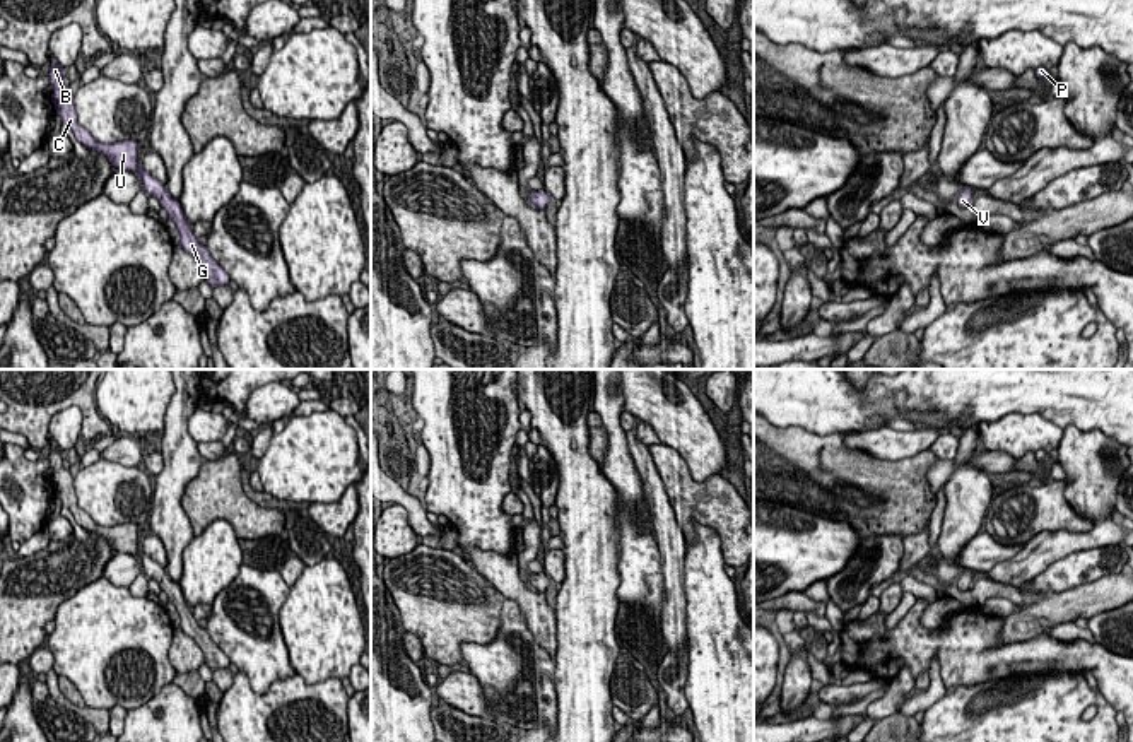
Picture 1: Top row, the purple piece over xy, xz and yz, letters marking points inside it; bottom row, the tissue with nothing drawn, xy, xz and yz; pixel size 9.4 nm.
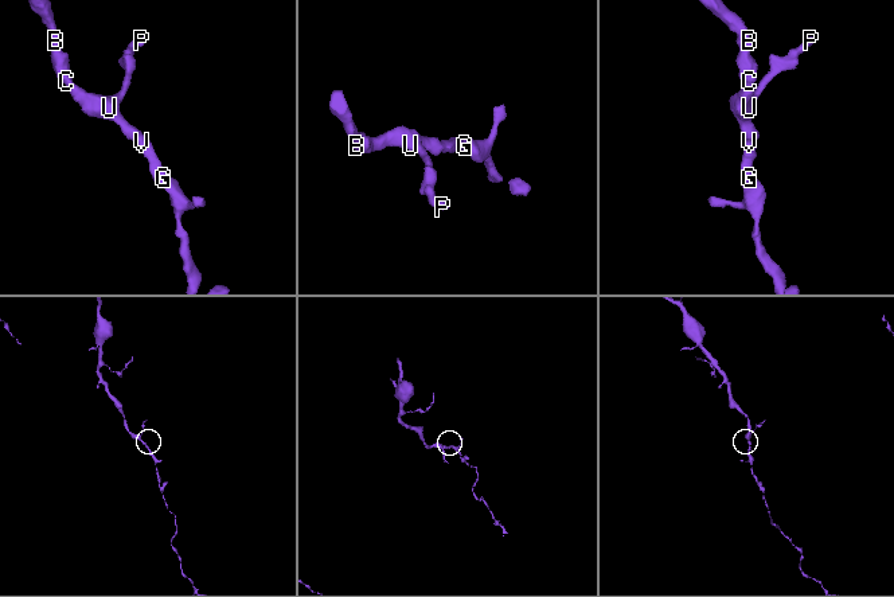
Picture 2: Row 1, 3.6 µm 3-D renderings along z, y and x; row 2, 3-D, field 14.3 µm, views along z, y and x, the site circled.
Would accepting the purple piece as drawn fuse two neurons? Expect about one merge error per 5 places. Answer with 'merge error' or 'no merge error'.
no merge error

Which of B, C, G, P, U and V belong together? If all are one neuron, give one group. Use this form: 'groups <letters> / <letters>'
groups B C G P U V

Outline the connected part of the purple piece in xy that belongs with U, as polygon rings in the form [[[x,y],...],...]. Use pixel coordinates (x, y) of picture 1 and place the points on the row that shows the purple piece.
[[[51,60],[51,68],[48,74],[50,84],[53,85],[51,99],[55,104],[55,111],[60,115],[62,121],[72,128],[75,138],[82,145],[104,154],[116,169],[137,173],[142,180],[142,188],[147,191],[147,195],[156,197],[161,202],[161,207],[167,212],[169,219],[174,221],[178,229],[179,246],[190,255],[193,255],[195,260],[202,265],[205,272],[205,280],[210,284],[210,287],[227,286],[231,282],[231,277],[210,256],[207,246],[197,241],[191,224],[186,221],[183,214],[179,200],[173,198],[169,191],[166,190],[166,186],[156,178],[152,178],[138,164],[137,154],[138,154],[140,144],[137,140],[101,144],[89,133],[89,130],[79,125],[77,111],[73,106],[73,87],[67,87],[62,80],[65,74],[67,72],[62,67],[58,67],[56,62]]]

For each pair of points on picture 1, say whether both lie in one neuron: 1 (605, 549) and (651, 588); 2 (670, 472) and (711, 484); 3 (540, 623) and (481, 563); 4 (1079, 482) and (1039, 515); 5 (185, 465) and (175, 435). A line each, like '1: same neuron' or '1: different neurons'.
1: different neurons
2: same neuron
3: same neuron
4: different neurons
5: same neuron

